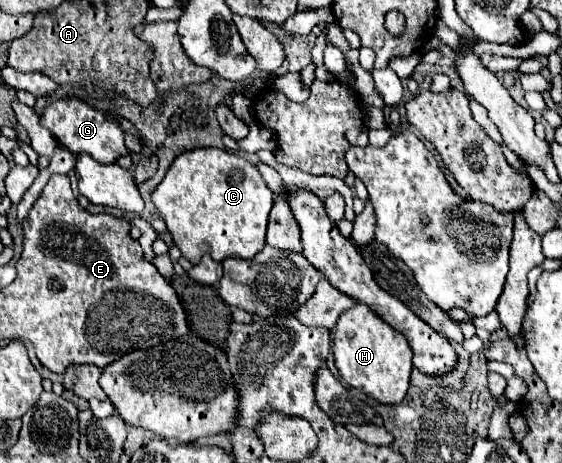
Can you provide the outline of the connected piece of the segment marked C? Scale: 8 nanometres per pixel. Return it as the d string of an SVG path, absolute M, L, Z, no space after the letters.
M207 147L185 151L173 161L165 179L153 191L153 203L159 209L163 221L167 223L173 243L191 263L199 263L205 253L209 253L215 261L223 261L227 257L253 259L265 247L267 217L273 207L273 193L269 191L253 163L231 151Z

